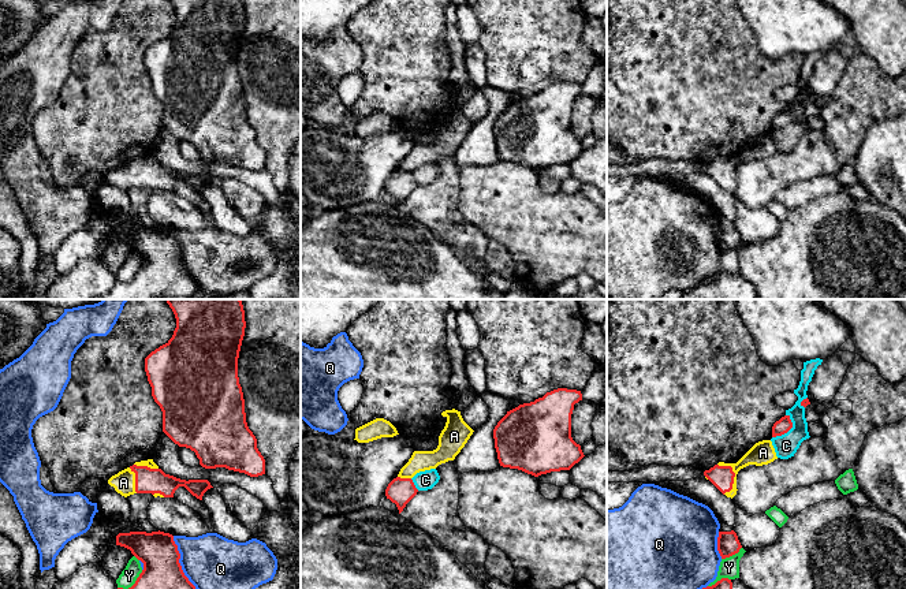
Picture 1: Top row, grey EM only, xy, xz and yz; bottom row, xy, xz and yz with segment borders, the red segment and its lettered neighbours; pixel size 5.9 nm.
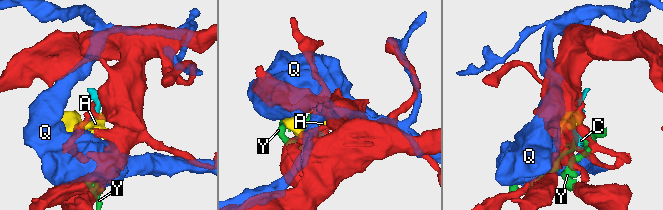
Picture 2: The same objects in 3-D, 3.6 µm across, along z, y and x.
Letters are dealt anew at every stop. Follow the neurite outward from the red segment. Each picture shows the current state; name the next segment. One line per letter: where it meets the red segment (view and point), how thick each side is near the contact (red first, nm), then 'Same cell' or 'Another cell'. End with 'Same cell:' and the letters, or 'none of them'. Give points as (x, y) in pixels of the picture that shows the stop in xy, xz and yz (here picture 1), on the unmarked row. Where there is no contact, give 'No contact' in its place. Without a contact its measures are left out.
A: Touches red at yz (734, 170). Thickness 140 nm (red) against 140 nm. Same cell
C: Touches red at yz (787, 125). Thickness 90 nm (red) against 140 nm. Another cell
Q: Touches red at xy (181, 261). Thickness 380 nm (red) against 360 nm. Another cell
Y: Touches red at xy (133, 279). Thickness 380 nm (red) against 100 nm. Another cell
Same cell: A

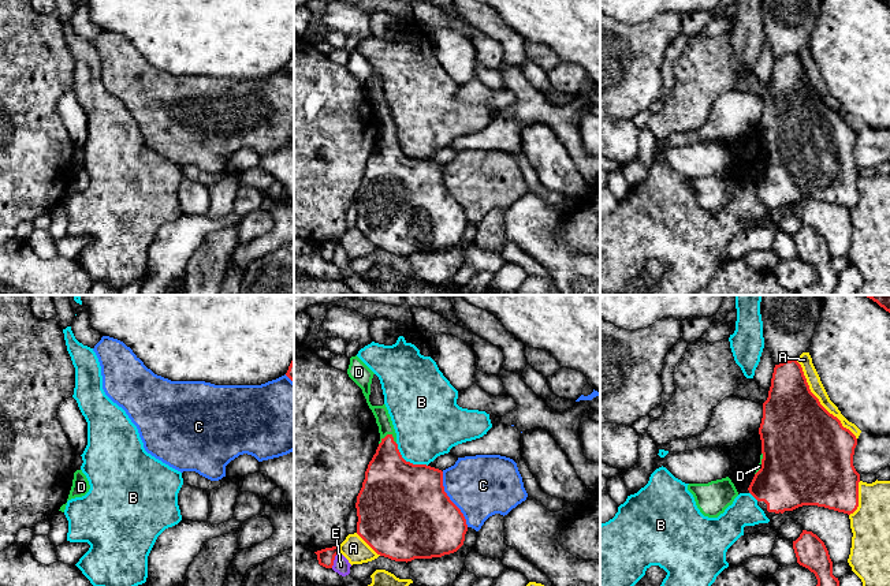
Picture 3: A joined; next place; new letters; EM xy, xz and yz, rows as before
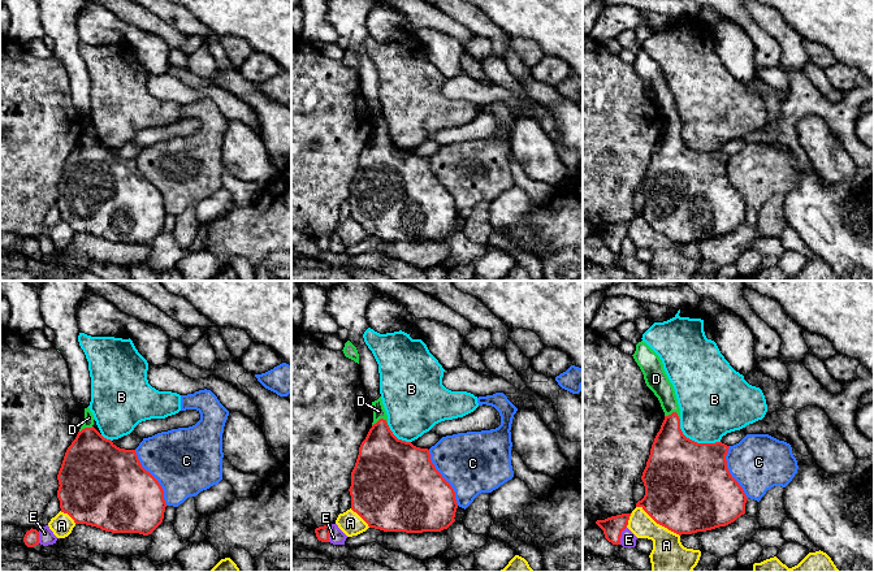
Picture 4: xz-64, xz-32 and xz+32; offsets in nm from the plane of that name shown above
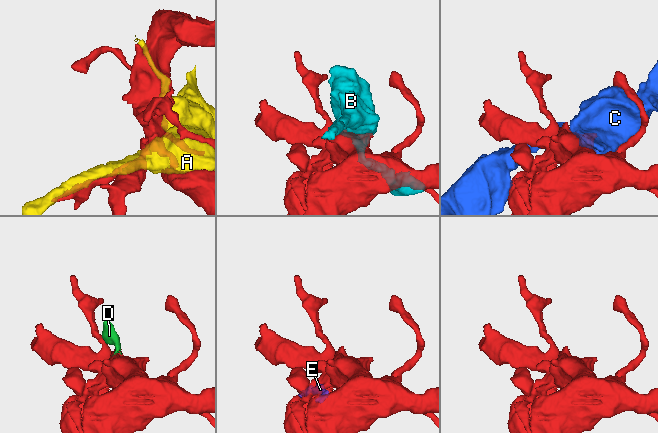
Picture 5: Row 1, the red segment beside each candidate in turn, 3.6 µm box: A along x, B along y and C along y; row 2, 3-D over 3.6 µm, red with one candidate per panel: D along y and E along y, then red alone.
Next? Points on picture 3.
A: Touches red at yz (818, 94). Thickness 460 nm (red) against 80 nm. Another cell
B: Touches red at xz (408, 156). Thickness 500 nm (red) against 380 nm. Another cell
C: Touches red at xz (449, 193). Thickness 500 nm (red) against 360 nm. Another cell
D: Touches red at xz (384, 131). Thickness 280 nm (red) against 90 nm. Same cell
E: Touches red at xz (334, 253). Thickness 100 nm (red) against 100 nm. Another cell
Same cell: D

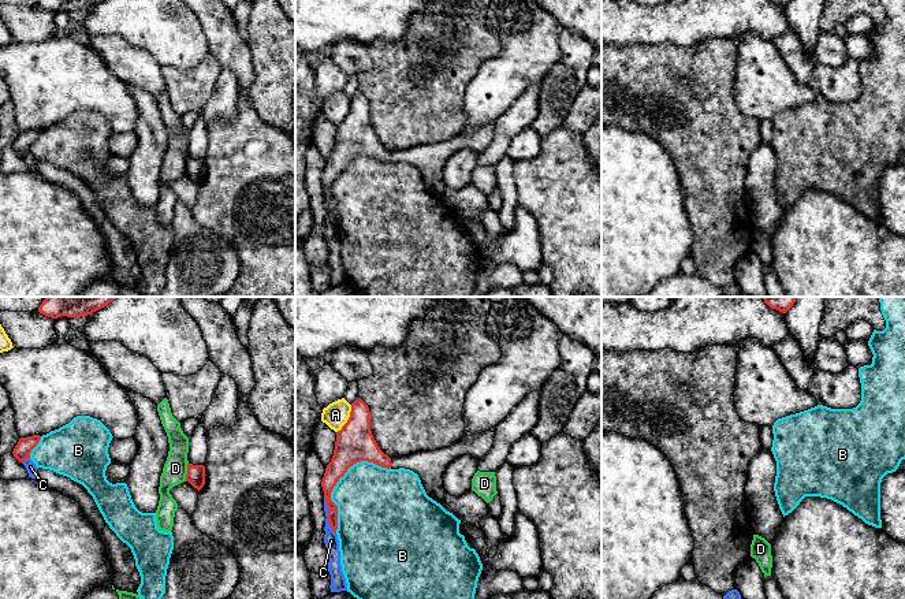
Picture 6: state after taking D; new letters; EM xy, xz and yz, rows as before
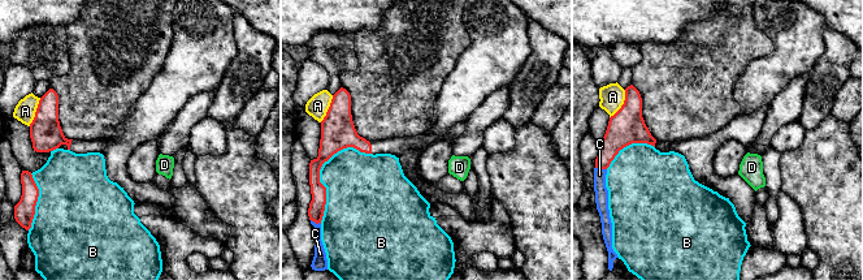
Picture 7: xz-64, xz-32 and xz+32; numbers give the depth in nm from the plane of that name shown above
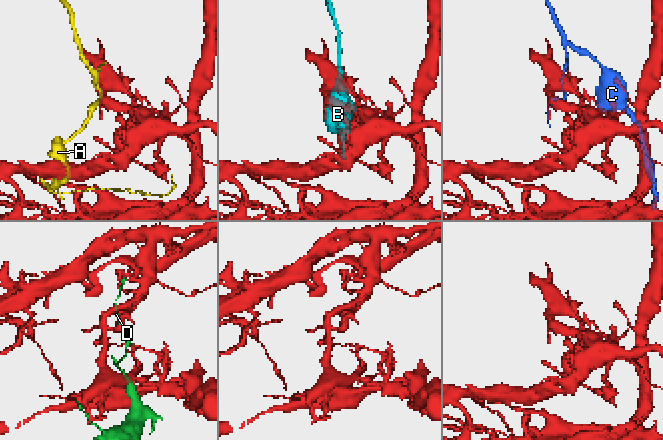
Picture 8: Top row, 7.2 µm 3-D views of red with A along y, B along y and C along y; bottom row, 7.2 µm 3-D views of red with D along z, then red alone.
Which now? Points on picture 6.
A: Touches red at xz (349, 112). Thickness 220 nm (red) against 150 nm. Another cell
B: Touches red at xz (339, 171). Thickness 220 nm (red) against 420 nm. Another cell
C: Touches red at xz (328, 208). Thickness 100 nm (red) against 80 nm. Another cell
D: Touches red at xy (187, 166). Thickness 110 nm (red) against 140 nm. Another cell
Same cell: none of them

